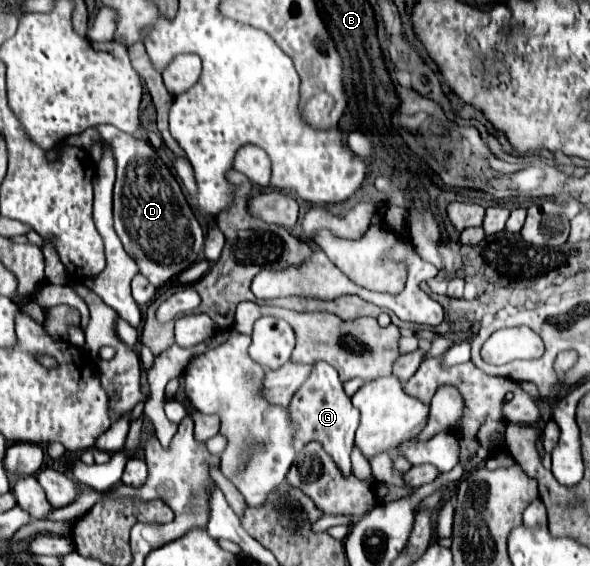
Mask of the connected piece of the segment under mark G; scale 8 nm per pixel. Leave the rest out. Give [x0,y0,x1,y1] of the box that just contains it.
[288,361,360,477]

